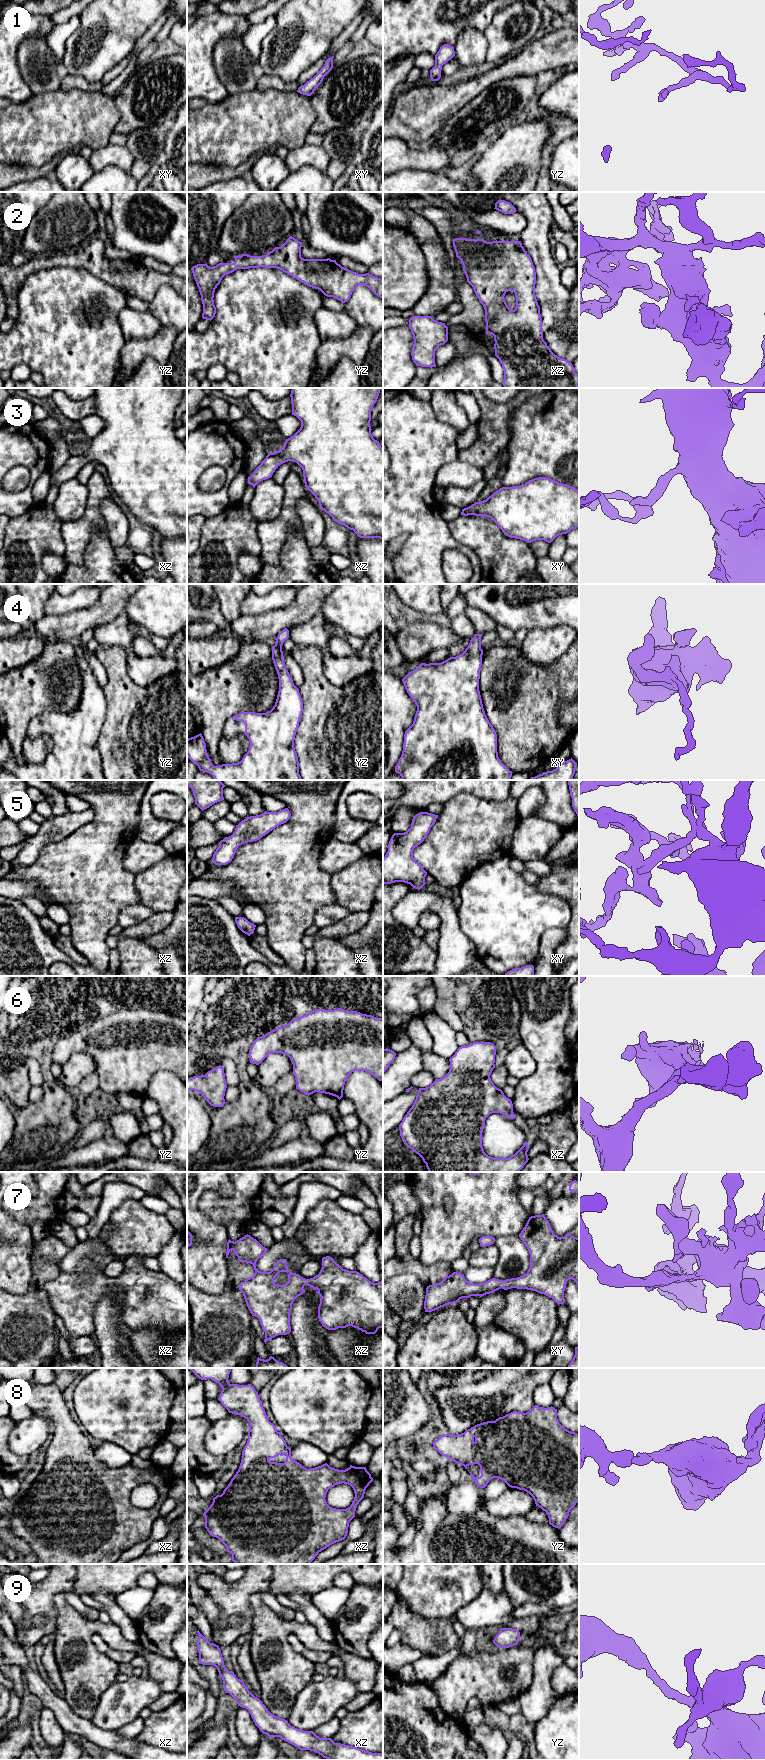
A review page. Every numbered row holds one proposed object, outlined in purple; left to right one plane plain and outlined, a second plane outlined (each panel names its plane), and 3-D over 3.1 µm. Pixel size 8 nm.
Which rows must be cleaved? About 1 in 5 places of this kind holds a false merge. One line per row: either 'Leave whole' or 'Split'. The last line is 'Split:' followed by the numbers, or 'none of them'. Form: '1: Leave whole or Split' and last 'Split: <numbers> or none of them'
1: Leave whole
2: Leave whole
3: Leave whole
4: Leave whole
5: Leave whole
6: Leave whole
7: Leave whole
8: Leave whole
9: Leave whole
Split: none of them

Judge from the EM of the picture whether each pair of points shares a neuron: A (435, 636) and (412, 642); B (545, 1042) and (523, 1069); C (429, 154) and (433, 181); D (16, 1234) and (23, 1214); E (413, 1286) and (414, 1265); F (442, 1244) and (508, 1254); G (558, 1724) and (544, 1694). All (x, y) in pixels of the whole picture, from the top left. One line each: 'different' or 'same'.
A: same
B: different
C: different
D: different
E: different
F: different
G: different

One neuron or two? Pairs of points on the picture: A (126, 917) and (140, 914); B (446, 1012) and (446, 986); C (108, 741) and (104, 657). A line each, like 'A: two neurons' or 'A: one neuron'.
A: one neuron
B: one neuron
C: one neuron

